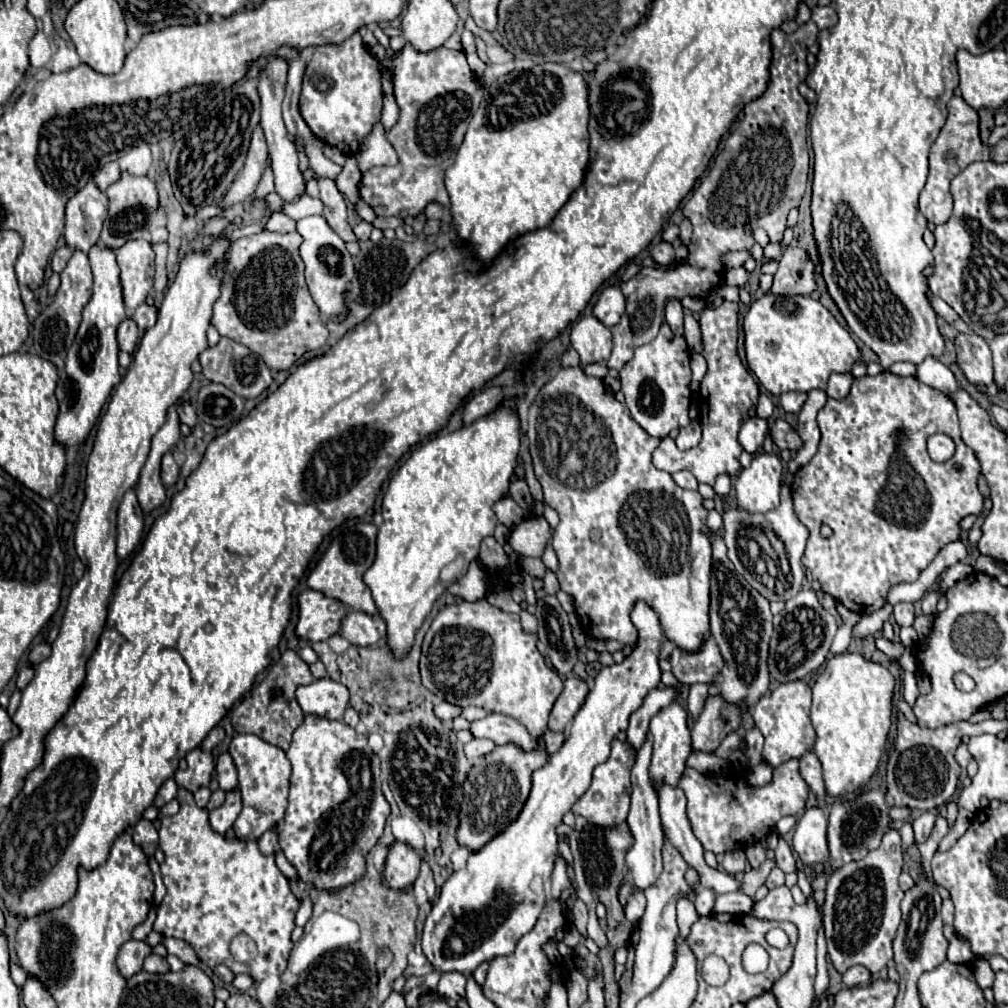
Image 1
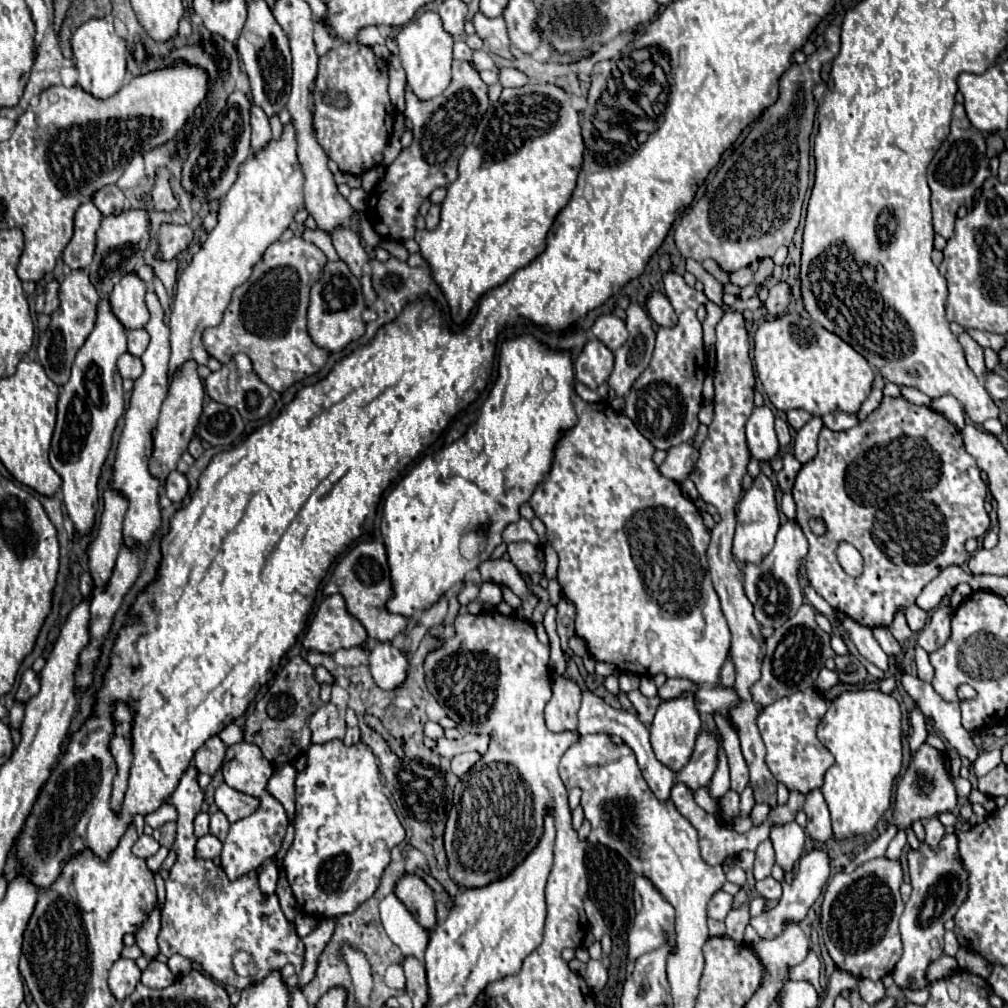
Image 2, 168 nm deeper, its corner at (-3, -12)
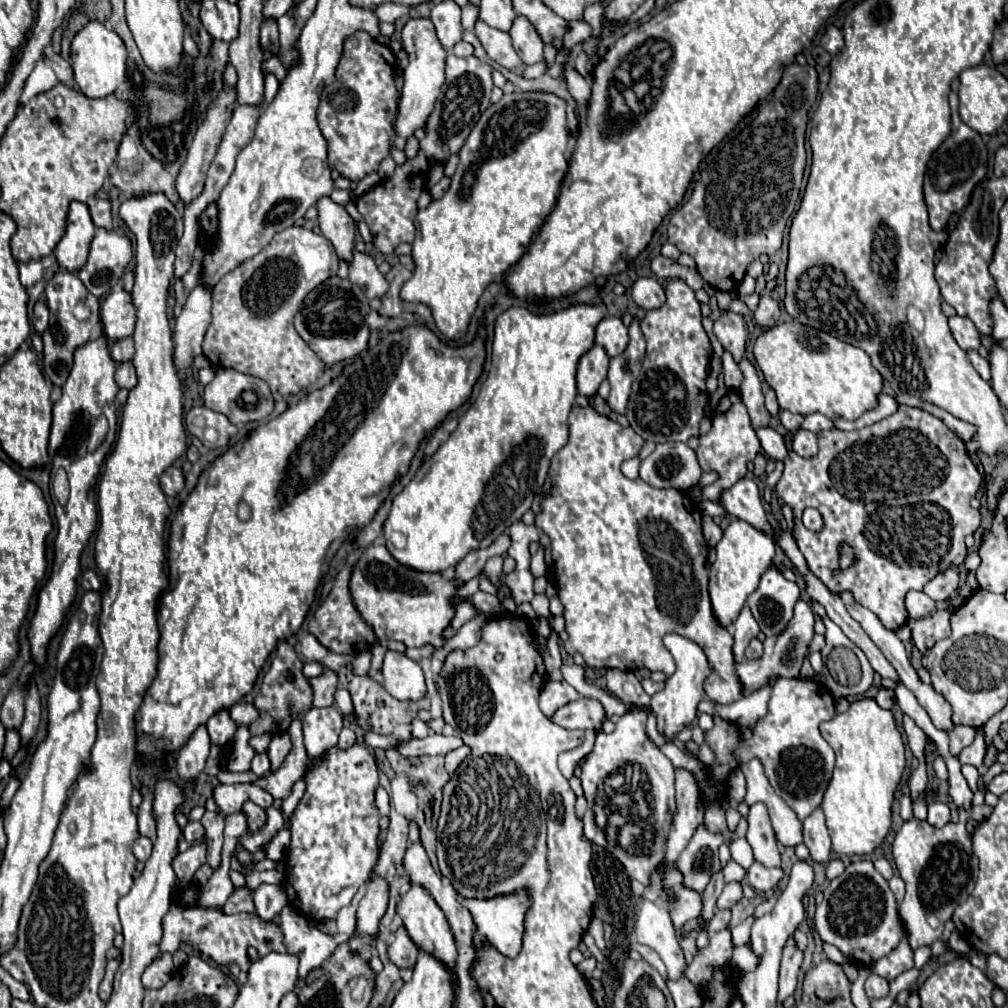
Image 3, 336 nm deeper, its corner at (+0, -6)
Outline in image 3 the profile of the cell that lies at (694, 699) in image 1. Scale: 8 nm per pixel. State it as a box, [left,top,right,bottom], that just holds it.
[733,607,759,661]

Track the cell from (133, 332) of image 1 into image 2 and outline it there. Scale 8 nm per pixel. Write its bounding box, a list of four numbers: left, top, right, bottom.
[118,353,144,379]

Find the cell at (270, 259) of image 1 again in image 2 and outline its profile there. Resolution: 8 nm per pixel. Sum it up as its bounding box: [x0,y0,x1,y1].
[202,237,328,393]

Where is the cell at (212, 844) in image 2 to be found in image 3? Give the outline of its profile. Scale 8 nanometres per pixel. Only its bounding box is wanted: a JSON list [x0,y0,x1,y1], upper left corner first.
[173,843,207,881]

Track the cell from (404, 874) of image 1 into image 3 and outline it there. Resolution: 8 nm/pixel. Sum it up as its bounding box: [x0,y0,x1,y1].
[397,885,457,989]

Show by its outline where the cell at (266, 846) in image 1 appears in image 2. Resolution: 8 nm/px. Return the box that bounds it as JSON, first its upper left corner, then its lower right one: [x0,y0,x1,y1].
[258,861,278,895]

